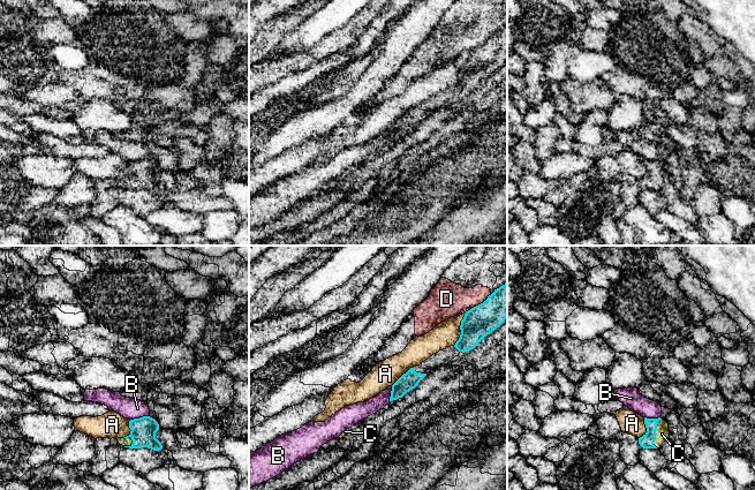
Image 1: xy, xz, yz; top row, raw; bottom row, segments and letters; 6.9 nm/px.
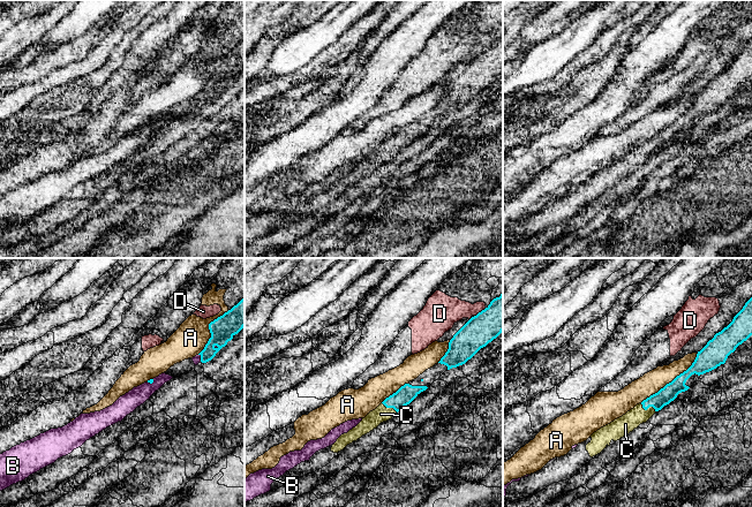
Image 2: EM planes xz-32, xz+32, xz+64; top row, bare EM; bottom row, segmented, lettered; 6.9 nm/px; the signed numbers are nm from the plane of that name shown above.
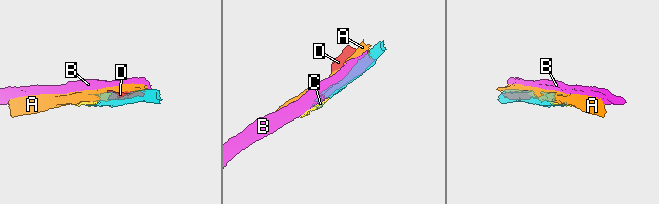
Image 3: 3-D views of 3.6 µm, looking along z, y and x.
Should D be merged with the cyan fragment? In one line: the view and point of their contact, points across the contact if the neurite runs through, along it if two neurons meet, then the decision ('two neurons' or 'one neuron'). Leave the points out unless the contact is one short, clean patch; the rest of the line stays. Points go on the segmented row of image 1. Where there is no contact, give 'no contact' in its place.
meets cyan in xz at (481, 303); border along xz (489, 294), (483, 302), (472, 308); two neurons

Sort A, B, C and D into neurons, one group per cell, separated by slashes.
A / B / C / D

